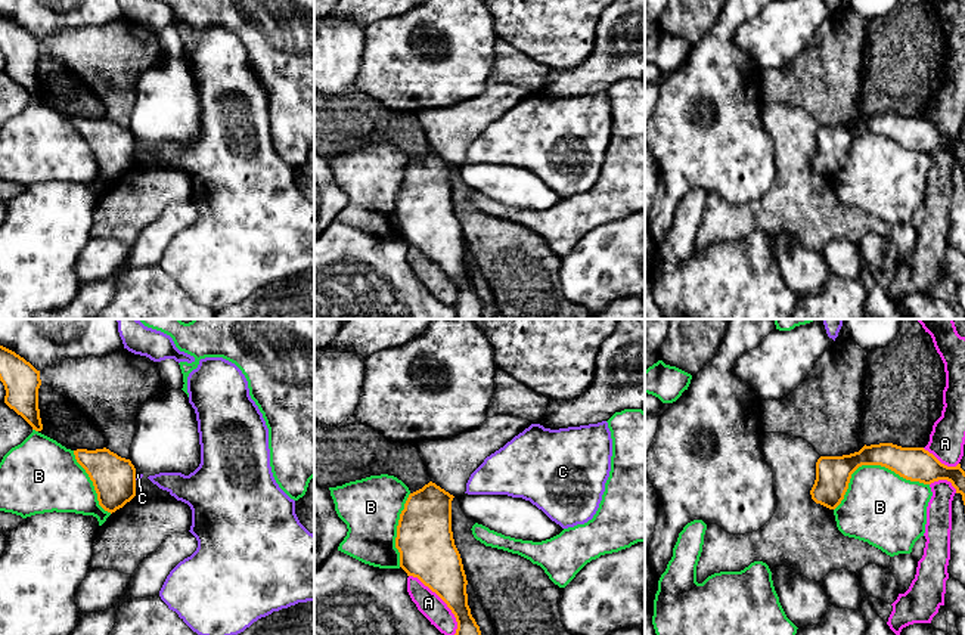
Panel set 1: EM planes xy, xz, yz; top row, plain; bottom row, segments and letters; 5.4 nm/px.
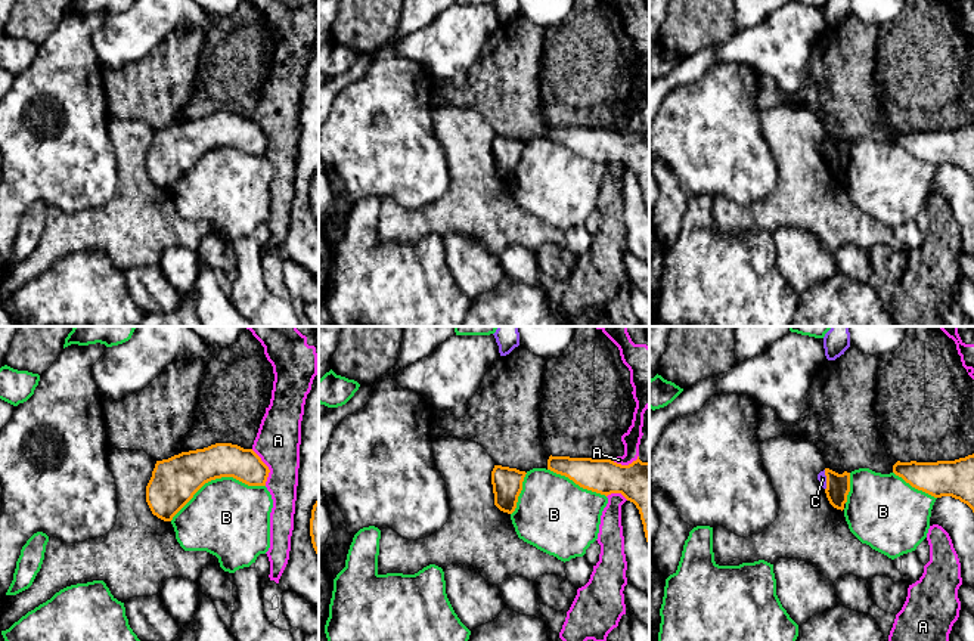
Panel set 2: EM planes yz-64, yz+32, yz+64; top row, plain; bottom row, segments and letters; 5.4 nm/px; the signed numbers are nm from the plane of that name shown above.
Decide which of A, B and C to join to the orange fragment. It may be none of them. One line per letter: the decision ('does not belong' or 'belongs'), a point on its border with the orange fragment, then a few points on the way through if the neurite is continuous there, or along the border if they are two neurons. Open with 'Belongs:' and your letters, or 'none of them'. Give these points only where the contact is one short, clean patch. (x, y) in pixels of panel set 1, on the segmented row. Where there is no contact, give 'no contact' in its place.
Belongs: none of them
A: does not belong; meets orange in xz at (443, 600)
B: does not belong; meets orange in yz at (872, 464)
C: does not belong; meets orange in xy at (135, 476); border along xy (135, 473), (136, 479)

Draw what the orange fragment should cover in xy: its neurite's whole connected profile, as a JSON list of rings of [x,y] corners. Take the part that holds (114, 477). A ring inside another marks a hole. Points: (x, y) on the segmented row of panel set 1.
[[[77,449],[77,462],[86,470],[97,493],[99,505],[115,512],[136,496],[136,468],[130,459],[109,449]]]

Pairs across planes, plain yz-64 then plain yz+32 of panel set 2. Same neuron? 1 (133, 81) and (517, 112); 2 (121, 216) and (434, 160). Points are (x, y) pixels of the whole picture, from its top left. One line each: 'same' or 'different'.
1: same
2: different

